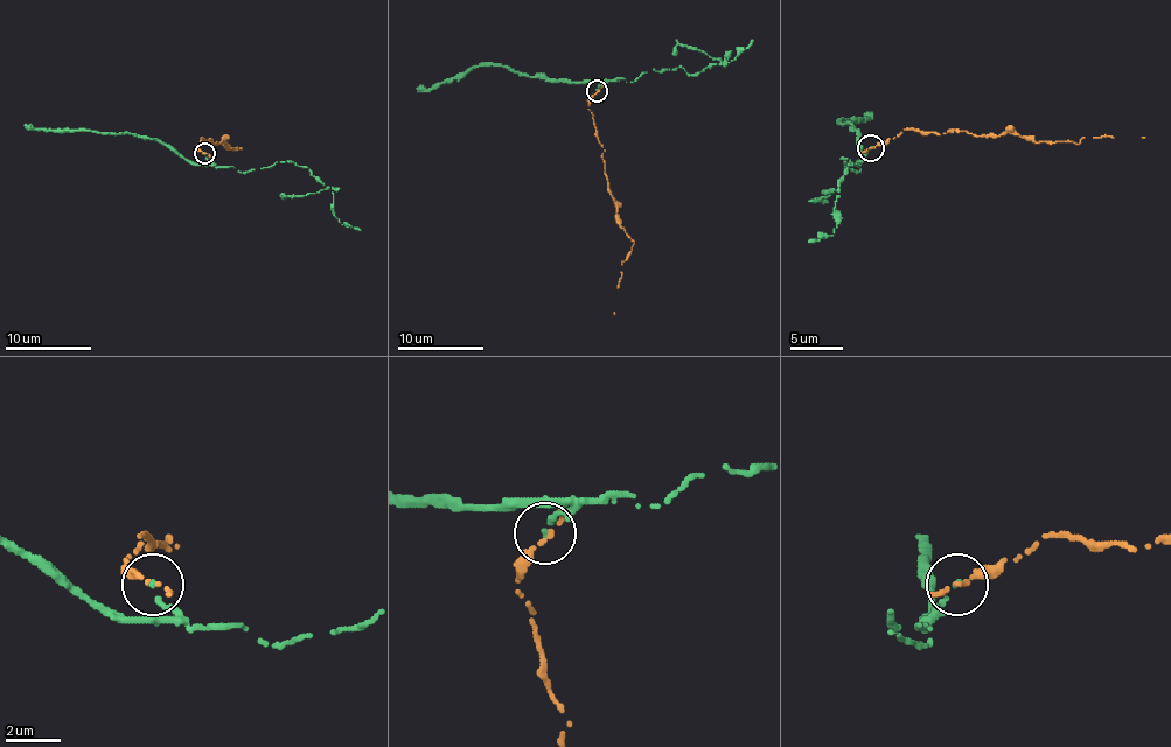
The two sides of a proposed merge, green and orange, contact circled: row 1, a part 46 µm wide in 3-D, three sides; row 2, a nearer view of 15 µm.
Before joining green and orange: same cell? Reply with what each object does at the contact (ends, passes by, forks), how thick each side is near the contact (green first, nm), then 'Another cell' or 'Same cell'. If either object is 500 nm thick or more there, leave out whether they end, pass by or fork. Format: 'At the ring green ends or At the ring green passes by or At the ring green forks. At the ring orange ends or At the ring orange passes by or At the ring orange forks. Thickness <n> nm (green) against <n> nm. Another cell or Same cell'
At the ring green ends. At the ring orange ends. Thickness 190 nm (green) against 240 nm. Another cell

